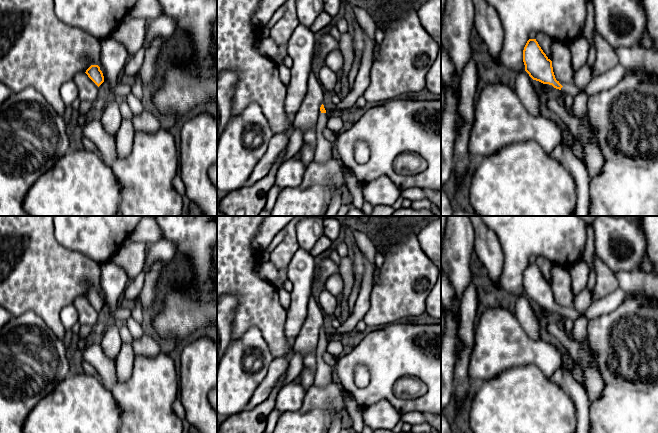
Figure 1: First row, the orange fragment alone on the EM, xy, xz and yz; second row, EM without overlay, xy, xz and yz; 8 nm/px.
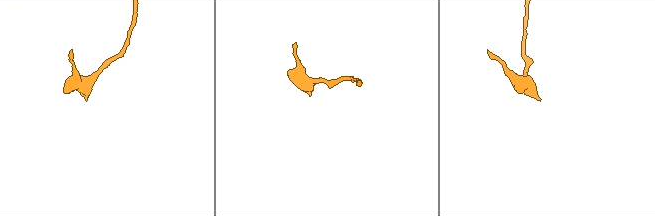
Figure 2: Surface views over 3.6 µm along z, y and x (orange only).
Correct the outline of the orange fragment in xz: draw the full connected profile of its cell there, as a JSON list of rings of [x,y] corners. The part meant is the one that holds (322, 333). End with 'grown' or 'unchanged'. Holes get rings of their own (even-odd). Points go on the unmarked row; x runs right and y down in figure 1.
[[[323,328],[320,331],[320,335],[321,338],[317,345],[315,353],[315,357],[317,360],[317,368],[314,379],[314,385],[318,387],[324,387],[330,383],[330,380],[333,376],[333,367],[326,364],[322,359],[322,355],[326,352],[327,344],[329,342],[326,338],[326,334]]] | grown

